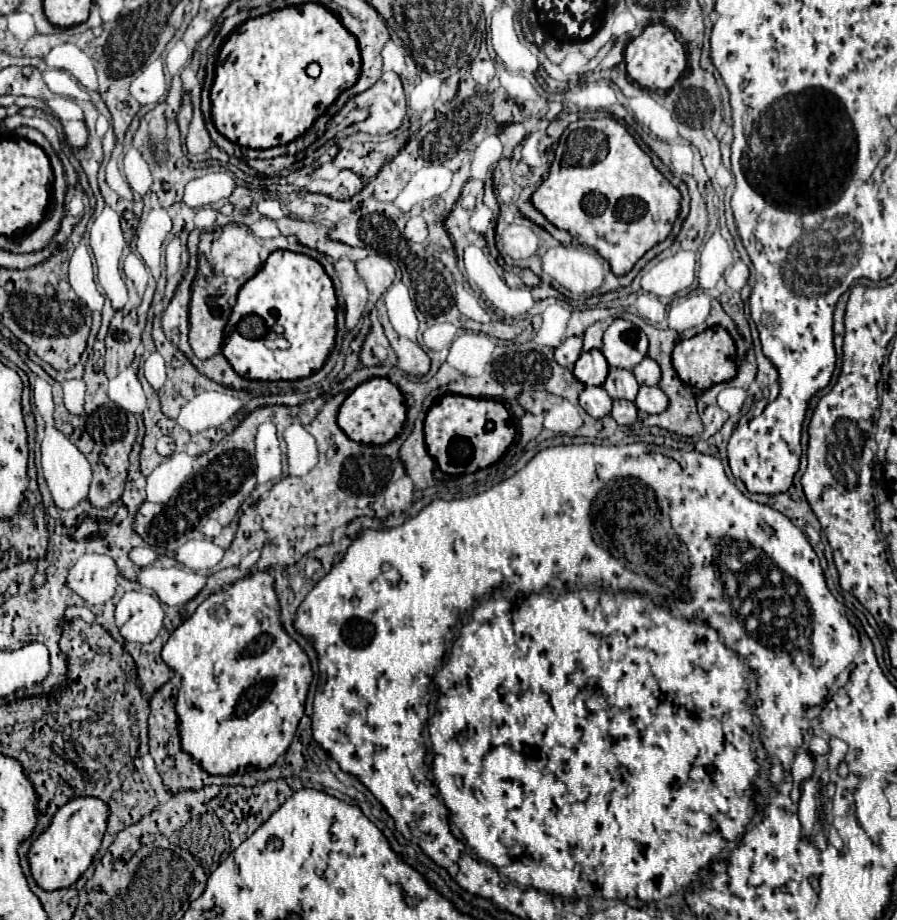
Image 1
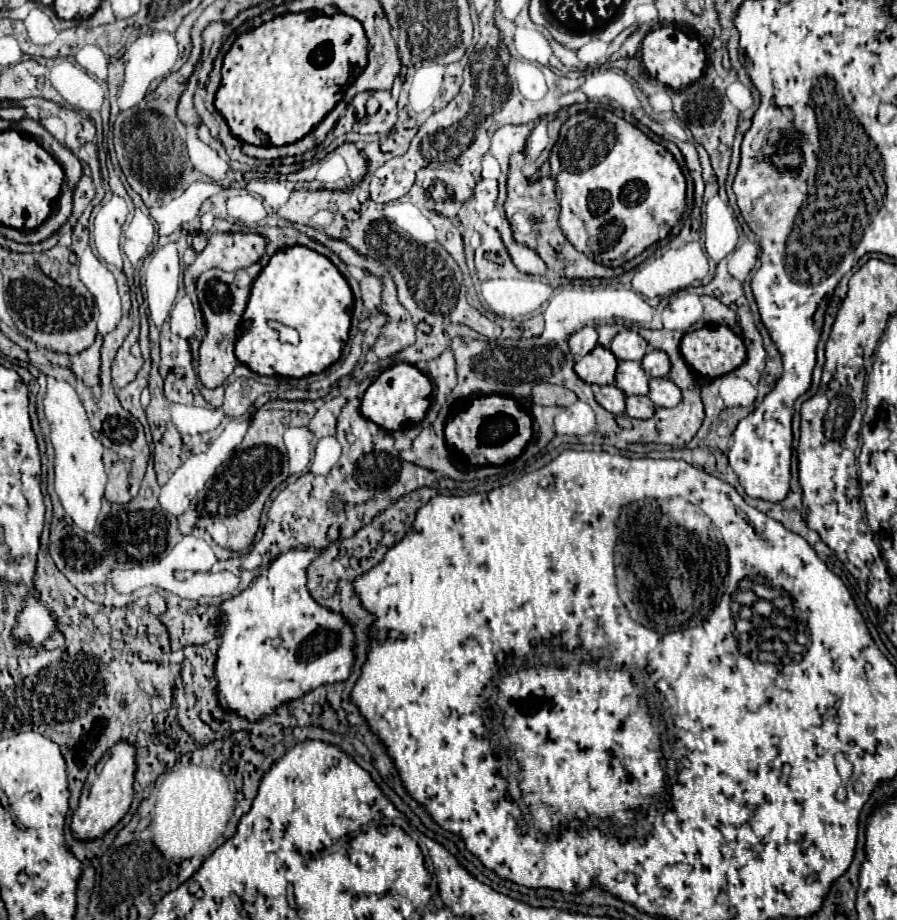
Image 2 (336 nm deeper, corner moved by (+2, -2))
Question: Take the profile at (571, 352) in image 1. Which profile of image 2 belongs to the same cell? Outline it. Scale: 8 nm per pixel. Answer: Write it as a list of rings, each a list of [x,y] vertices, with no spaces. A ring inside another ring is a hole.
[[[585,326],[585,328],[581,328],[579,332],[575,332],[569,338],[569,348],[571,348],[571,352],[575,356],[585,356],[585,354],[589,354],[597,346],[597,338],[599,338],[597,328]]]

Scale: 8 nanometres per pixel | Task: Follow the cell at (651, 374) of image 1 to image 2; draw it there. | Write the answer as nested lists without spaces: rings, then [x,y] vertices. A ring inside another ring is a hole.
[[[663,350],[647,352],[641,364],[643,364],[643,370],[647,372],[647,376],[651,376],[651,378],[663,378],[669,374],[669,368],[671,368],[669,356]]]

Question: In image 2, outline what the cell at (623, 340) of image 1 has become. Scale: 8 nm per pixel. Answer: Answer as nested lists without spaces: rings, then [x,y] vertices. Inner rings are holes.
[[[635,330],[619,332],[611,342],[611,352],[617,356],[617,360],[641,362],[641,358],[645,356],[645,348],[647,348],[647,342]]]

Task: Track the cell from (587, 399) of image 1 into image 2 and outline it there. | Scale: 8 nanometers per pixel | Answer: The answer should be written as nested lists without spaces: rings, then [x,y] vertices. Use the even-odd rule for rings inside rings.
[[[613,384],[601,386],[601,390],[599,390],[599,394],[597,394],[595,398],[597,398],[597,402],[599,402],[605,410],[609,410],[609,412],[613,412],[613,414],[625,412],[625,394],[623,394],[617,386],[613,386]]]

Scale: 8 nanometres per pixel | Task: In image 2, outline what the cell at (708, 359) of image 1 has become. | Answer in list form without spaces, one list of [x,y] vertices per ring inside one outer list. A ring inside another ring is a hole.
[[[705,326],[685,334],[681,354],[695,372],[709,378],[733,372],[747,358],[743,340],[729,326]]]

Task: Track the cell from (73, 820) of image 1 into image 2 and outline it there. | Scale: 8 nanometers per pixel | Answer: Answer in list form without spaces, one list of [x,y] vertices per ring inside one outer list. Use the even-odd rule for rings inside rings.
[[[119,740],[113,748],[109,748],[103,758],[91,768],[87,776],[87,784],[83,786],[79,808],[73,814],[73,834],[77,838],[89,840],[89,838],[99,838],[107,830],[111,830],[129,810],[131,800],[133,800],[133,778],[135,778],[135,746],[129,744],[127,740]]]

